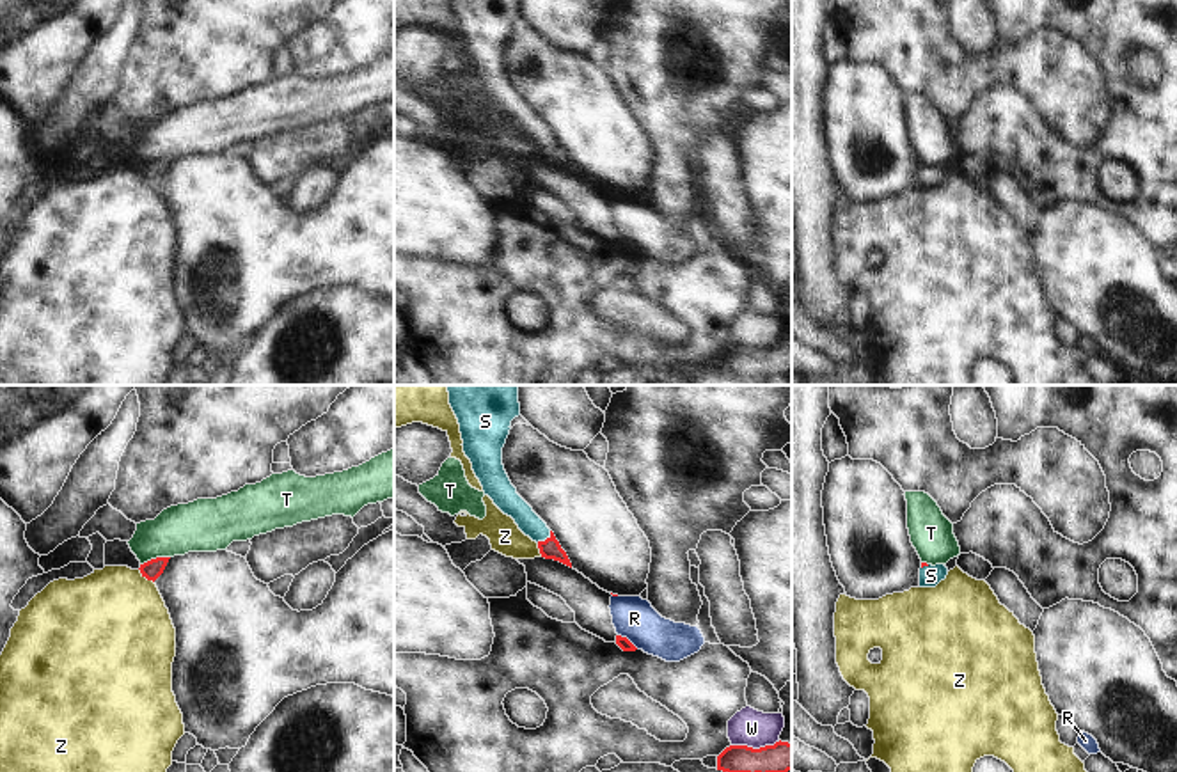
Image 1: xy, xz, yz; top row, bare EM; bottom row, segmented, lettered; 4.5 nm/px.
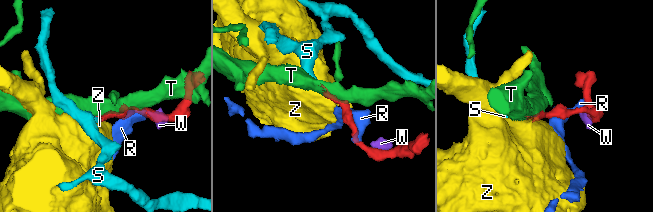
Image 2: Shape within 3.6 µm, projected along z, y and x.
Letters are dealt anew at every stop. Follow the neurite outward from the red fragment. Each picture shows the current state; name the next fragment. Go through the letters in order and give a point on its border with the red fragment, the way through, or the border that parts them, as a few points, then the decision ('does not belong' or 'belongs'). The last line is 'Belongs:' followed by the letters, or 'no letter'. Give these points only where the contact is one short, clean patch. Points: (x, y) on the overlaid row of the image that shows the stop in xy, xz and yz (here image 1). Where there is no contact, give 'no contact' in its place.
R: meets red in xz at (627, 639); does not belong
S: meets red in xz at (545, 540); runs through xz (549, 549), (545, 540), (508, 501); belongs
T: meets red in xy at (155, 559); does not belong
W: meets red in xz at (755, 749); border along xz (780, 740), (758, 748), (732, 746); does not belong
Z: meets red in xy at (146, 577); border along xy (139, 568), (153, 582); does not belong
Belongs: S

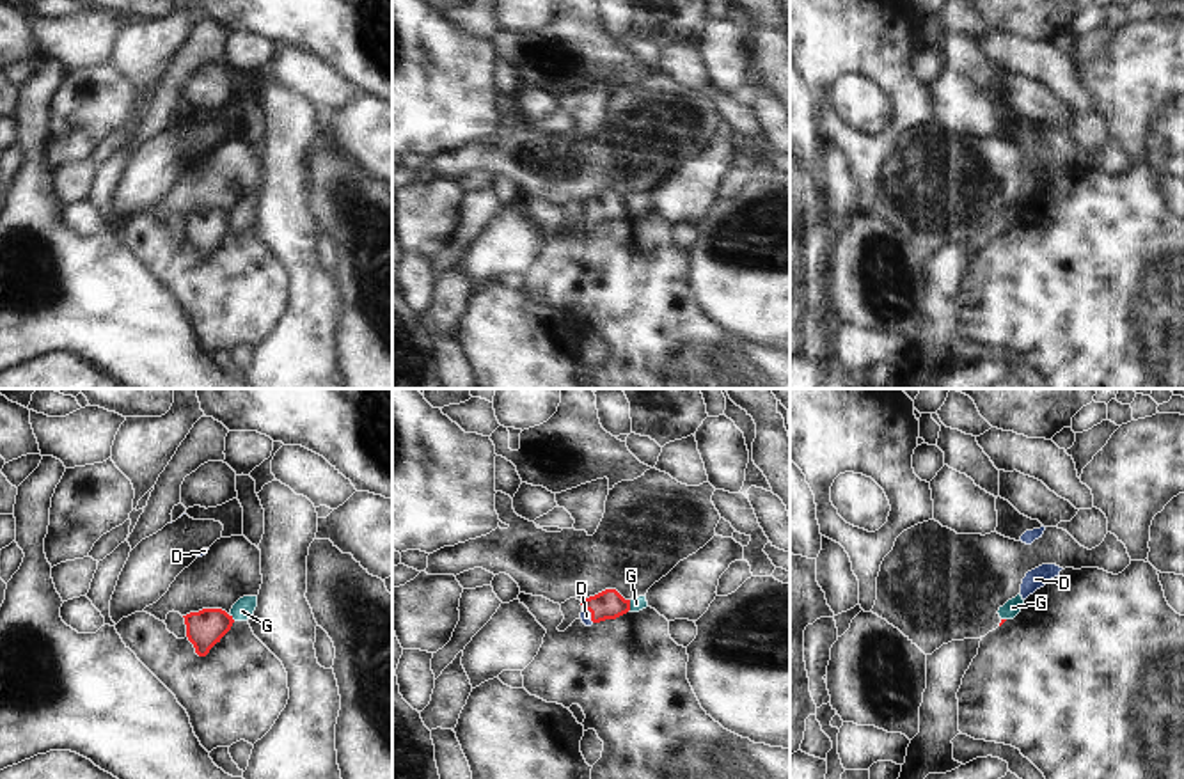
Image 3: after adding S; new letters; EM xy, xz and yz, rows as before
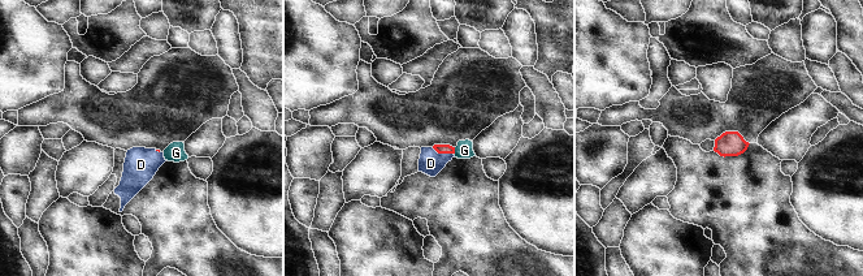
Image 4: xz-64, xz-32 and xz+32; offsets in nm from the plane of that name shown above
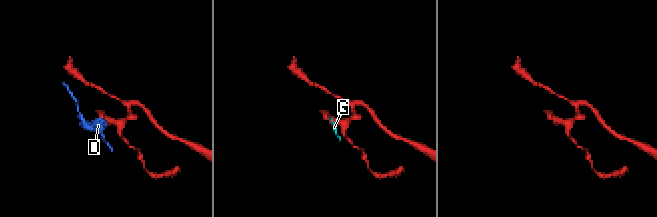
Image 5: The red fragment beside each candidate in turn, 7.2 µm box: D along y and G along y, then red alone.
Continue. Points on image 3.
D: meets red in xz at (592, 614); runs through xz (609, 604), (592, 614), (586, 616); belongs
G: meets red in xz at (629, 605); border along xz (629, 600), (631, 609); does not belong
Belongs: D

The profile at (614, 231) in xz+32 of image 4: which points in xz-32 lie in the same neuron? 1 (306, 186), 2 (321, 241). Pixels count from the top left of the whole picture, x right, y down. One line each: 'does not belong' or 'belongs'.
1: does not belong
2: does not belong

